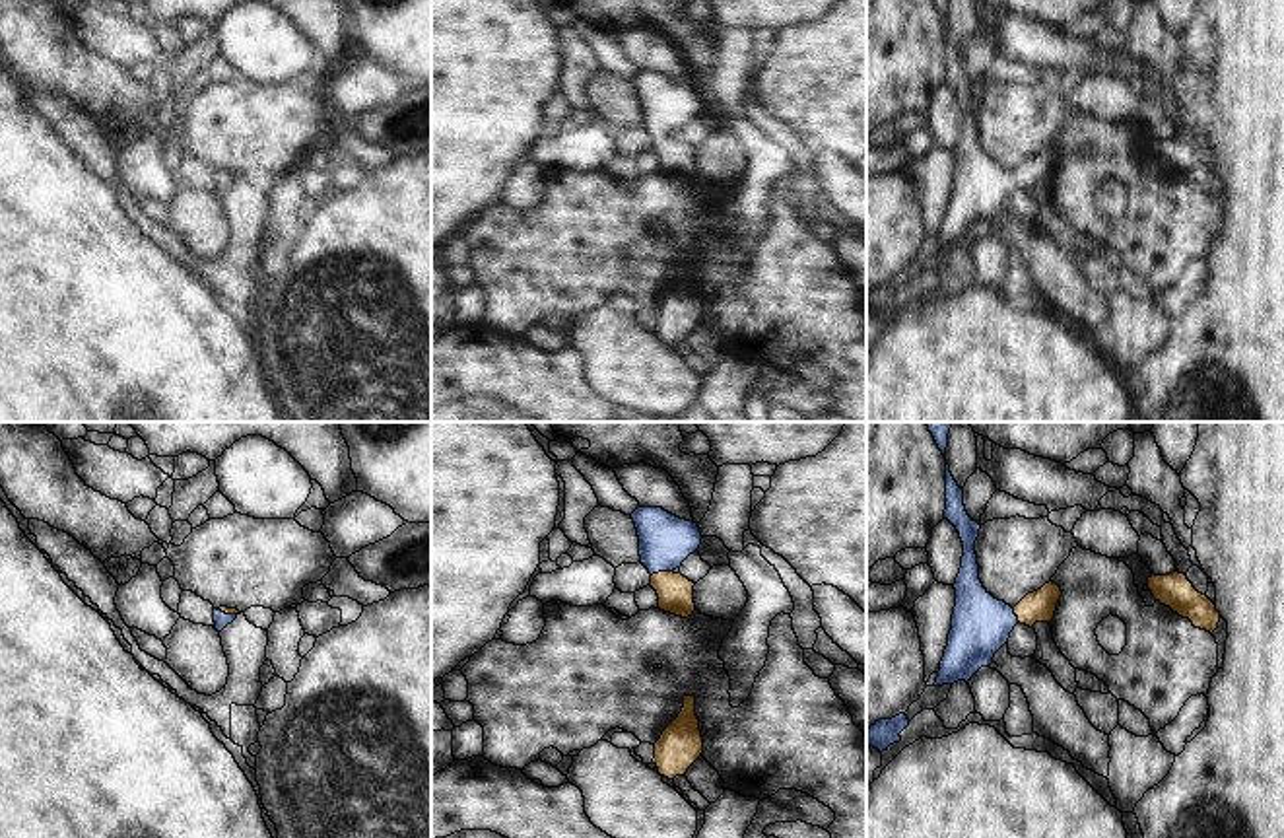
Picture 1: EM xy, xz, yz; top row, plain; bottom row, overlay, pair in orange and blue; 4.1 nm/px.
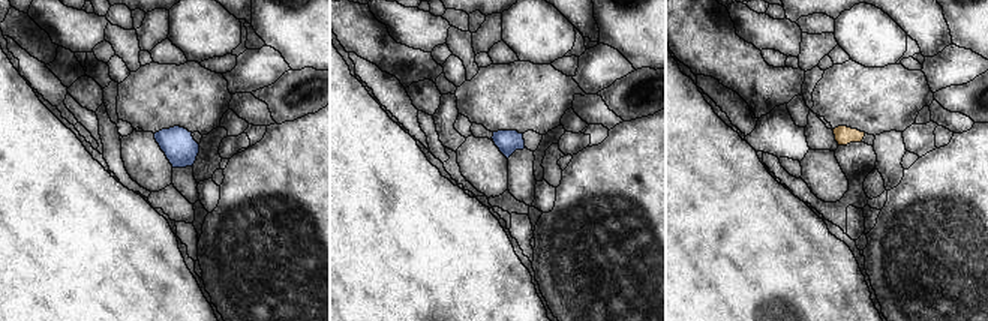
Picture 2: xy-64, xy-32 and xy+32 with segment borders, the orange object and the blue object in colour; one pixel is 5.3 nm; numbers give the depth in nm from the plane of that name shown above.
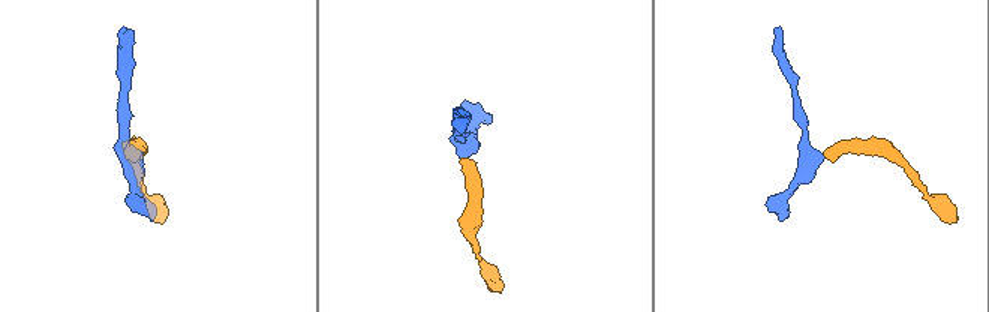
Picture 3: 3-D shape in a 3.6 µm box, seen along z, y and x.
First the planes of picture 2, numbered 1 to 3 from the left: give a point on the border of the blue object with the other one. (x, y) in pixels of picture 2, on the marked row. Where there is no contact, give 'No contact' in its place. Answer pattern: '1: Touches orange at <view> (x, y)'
1: No contact
2: No contact
3: No contact

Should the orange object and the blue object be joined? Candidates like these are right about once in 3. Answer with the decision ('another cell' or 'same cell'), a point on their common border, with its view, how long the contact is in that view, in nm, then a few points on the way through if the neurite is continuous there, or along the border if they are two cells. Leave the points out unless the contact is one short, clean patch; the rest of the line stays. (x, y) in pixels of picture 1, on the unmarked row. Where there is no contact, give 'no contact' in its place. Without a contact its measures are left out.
same cell; meets orange in xz at (661, 137); contact 90 nm long; runs through xz (675, 156), (661, 137), (665, 105)

